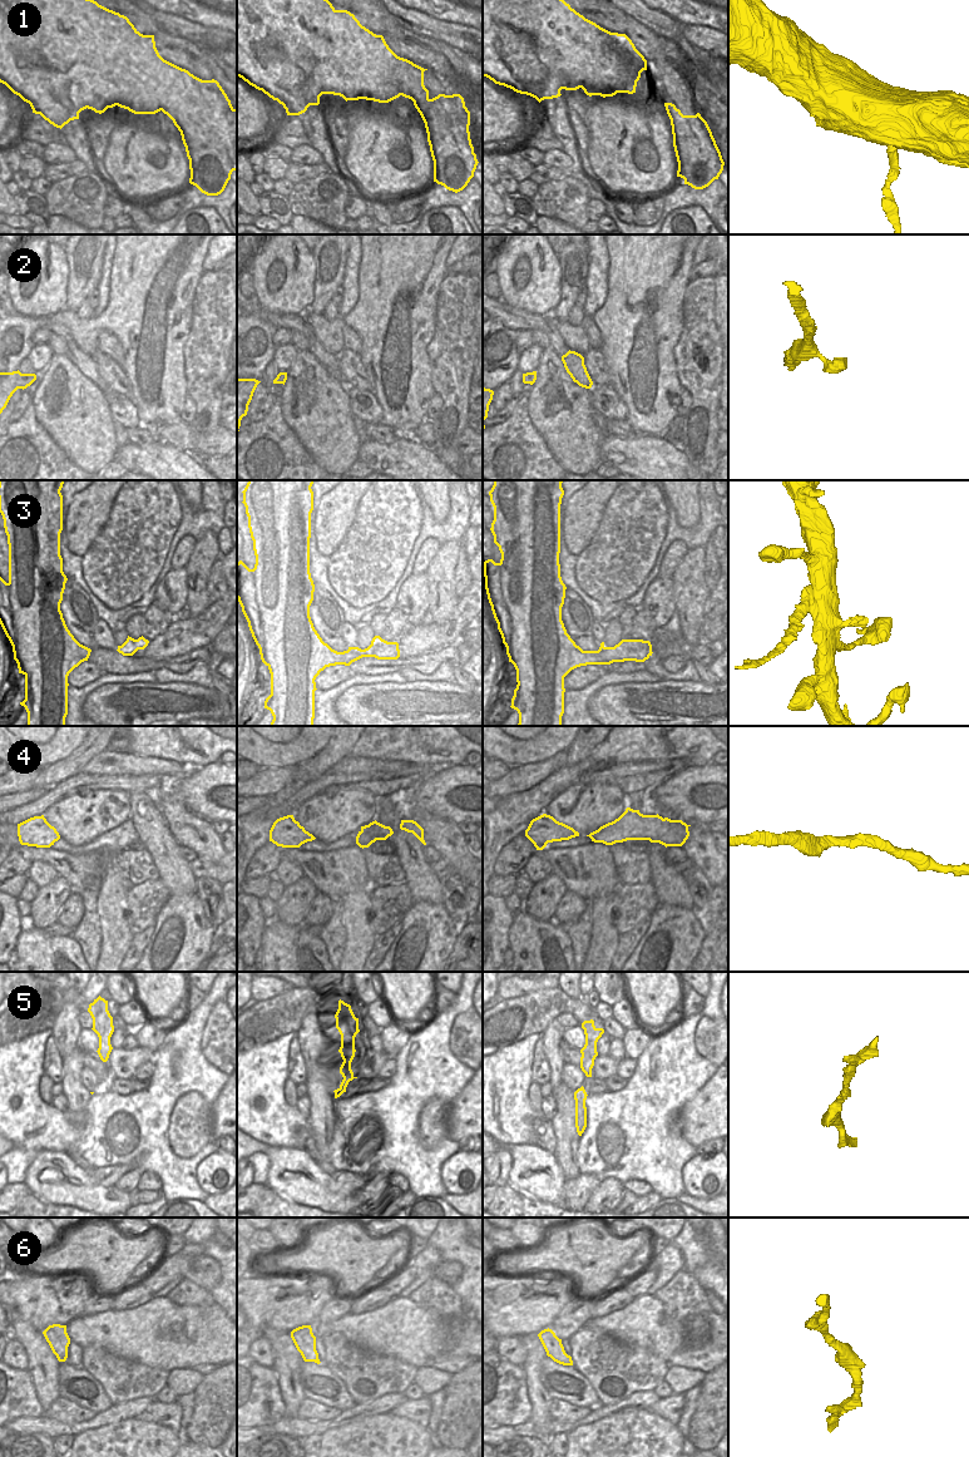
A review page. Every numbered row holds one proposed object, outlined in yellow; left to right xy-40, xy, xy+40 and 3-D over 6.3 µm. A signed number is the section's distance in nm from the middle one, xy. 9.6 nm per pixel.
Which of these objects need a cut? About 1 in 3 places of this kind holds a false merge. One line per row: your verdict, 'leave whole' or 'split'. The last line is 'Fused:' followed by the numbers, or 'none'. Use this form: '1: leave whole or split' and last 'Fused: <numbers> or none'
1: split
2: leave whole
3: leave whole
4: leave whole
5: leave whole
6: leave whole
Fused: 1

